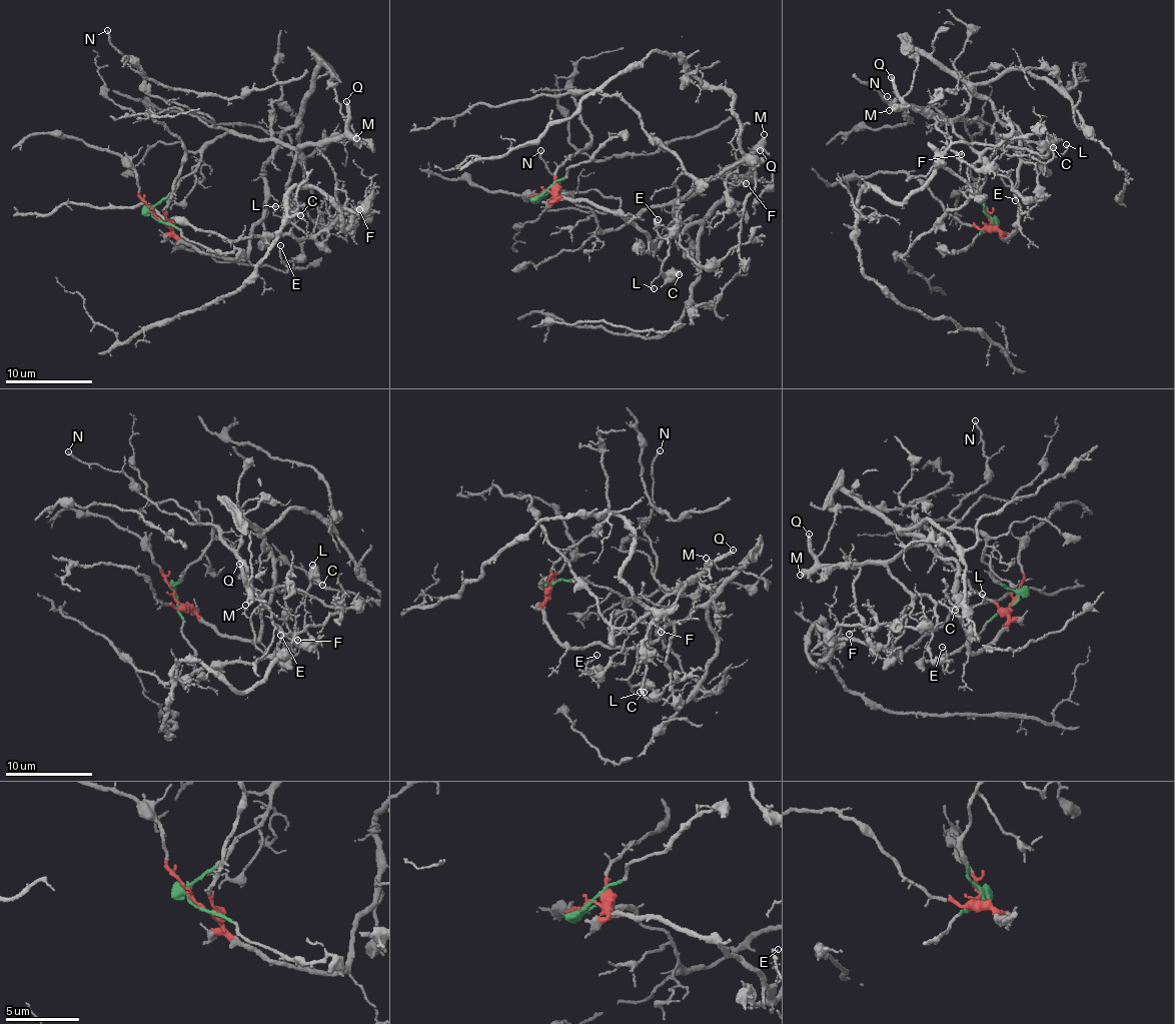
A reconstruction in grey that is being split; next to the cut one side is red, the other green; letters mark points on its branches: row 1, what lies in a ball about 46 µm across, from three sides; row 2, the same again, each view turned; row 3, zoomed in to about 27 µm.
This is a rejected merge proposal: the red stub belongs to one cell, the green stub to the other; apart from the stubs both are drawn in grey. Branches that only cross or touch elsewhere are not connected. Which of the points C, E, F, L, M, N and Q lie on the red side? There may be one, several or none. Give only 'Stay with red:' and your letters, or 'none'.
Stay with red: none

